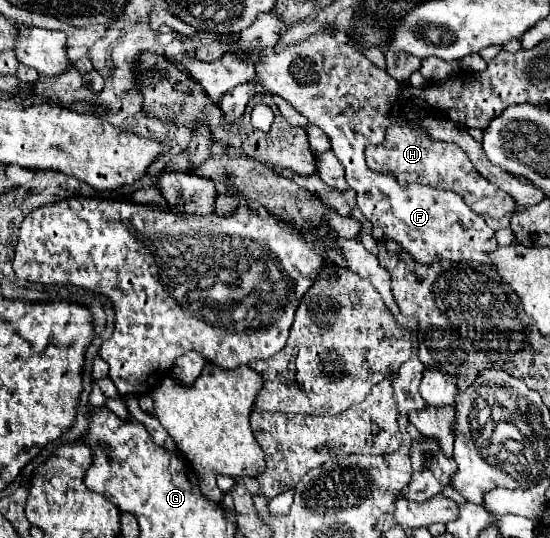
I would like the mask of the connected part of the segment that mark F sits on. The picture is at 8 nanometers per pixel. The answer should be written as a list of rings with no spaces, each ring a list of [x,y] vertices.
[[[316,34],[308,40],[300,42],[298,46],[290,48],[266,48],[254,56],[256,60],[256,76],[262,80],[262,84],[272,92],[288,100],[302,116],[310,120],[310,124],[320,126],[330,142],[332,152],[342,162],[346,170],[346,182],[356,192],[356,204],[362,210],[362,214],[372,222],[374,230],[382,236],[394,238],[402,244],[402,248],[418,262],[432,264],[438,260],[452,260],[452,262],[480,262],[480,264],[492,264],[488,254],[498,248],[494,230],[488,228],[484,218],[476,212],[472,212],[458,194],[452,194],[450,190],[440,190],[432,186],[422,184],[410,184],[400,186],[392,176],[372,172],[364,162],[364,150],[366,146],[376,146],[384,140],[384,132],[390,126],[392,120],[398,118],[398,82],[382,68],[374,66],[362,52],[354,50],[352,46],[336,40],[332,34]]]

